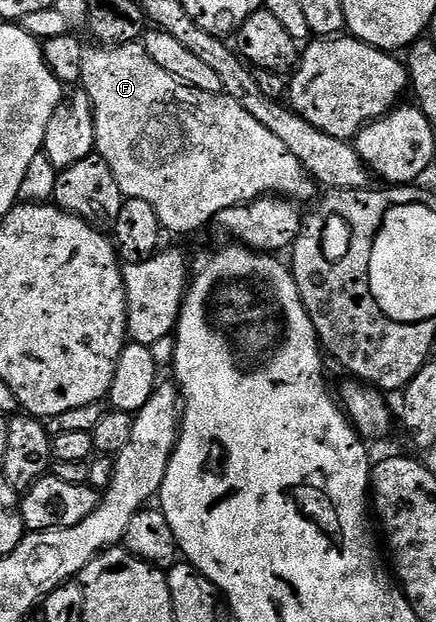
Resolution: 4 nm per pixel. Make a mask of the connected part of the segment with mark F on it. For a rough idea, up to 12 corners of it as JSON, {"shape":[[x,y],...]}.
{"shape":[[86,47],[96,155],[166,233],[318,195],[230,96]]}

